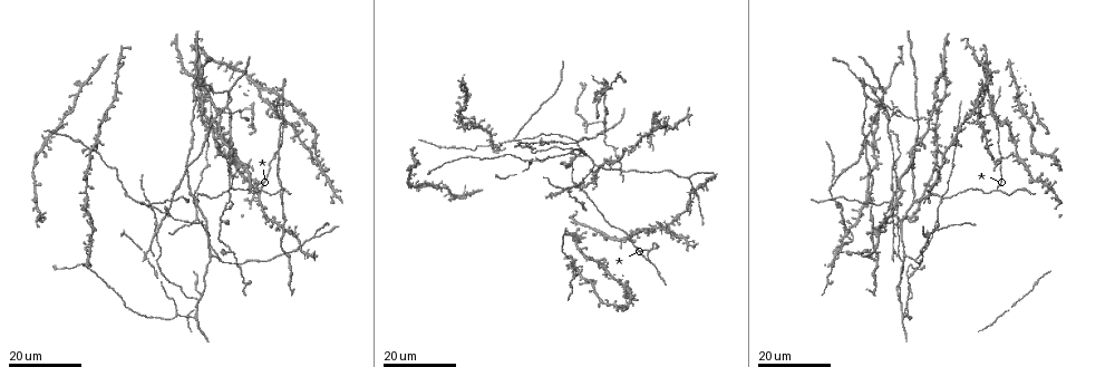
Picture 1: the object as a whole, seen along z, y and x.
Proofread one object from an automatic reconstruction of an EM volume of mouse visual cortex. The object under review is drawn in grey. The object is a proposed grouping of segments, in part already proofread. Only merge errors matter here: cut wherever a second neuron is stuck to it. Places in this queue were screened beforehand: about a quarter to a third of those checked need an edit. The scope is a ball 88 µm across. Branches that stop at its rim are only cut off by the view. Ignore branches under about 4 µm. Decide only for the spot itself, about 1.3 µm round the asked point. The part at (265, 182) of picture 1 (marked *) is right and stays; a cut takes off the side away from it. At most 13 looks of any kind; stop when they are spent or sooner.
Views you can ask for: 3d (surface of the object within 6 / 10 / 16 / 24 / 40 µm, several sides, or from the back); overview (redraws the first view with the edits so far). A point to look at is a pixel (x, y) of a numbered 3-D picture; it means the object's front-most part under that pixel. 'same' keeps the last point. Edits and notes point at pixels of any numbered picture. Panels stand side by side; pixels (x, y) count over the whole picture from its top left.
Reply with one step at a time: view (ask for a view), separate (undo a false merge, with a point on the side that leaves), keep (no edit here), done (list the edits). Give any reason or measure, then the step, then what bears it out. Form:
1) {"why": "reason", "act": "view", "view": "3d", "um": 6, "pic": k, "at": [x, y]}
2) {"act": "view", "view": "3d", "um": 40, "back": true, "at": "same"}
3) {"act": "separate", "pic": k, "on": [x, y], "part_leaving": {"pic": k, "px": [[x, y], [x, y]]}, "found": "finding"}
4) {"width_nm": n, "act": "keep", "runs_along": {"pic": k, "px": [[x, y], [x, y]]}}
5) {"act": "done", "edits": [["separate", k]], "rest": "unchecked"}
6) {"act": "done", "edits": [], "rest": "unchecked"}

{"why": "branch point", "act": "view", "view": "3d", "um": 16, "pic": 1, "at": [929, 237]}

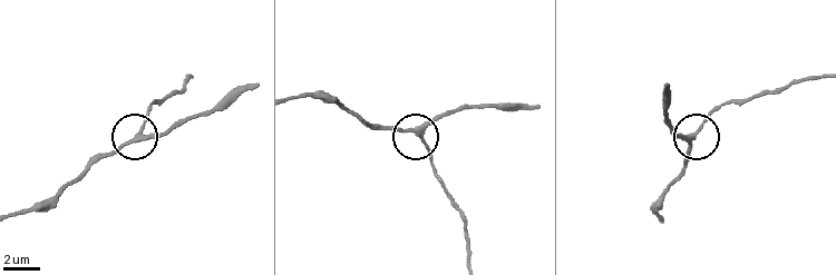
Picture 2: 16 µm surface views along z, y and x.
{"act": "view", "view": "3d", "um": 6, "pic": 2, "at": [141, 134]}

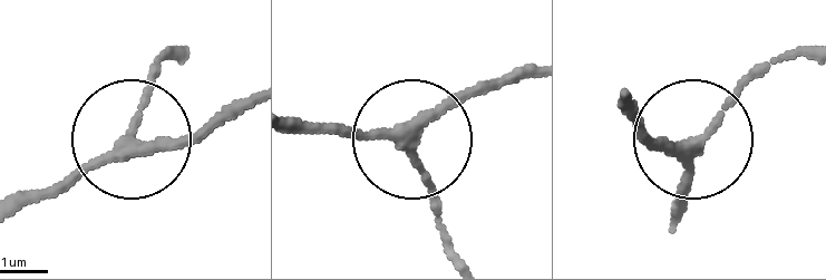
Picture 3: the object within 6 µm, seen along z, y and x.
{"side_arm_um": 8, "arms": 3, "act": "keep", "found": "all the same neuron"}

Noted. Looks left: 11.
{"why": "four arms meet", "act": "view", "view": "3d", "um": 24, "pic": 1, "at": [904, 258]}

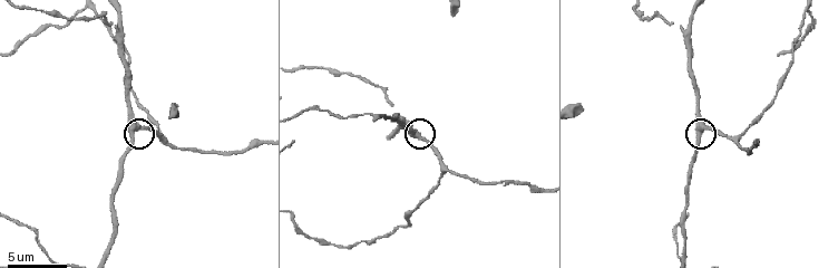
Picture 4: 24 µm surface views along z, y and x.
{"act": "view", "view": "3d", "um": 6, "pic": 4, "at": [704, 127]}

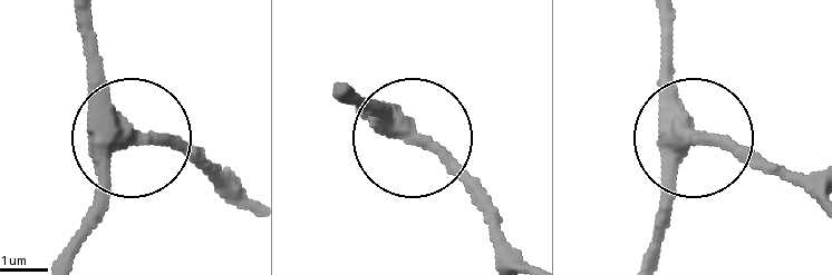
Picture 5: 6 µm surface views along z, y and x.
{"side_arm_um": 58, "act": "keep", "found": "one neuron here"}

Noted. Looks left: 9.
{"why": "a fork", "act": "view", "view": "3d", "um": 24, "pic": 1, "at": [902, 316]}

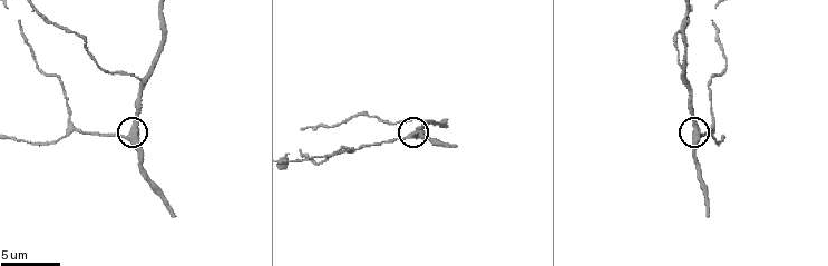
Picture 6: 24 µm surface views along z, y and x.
{"act": "view", "view": "3d", "um": 6, "pic": 6, "at": [130, 136]}

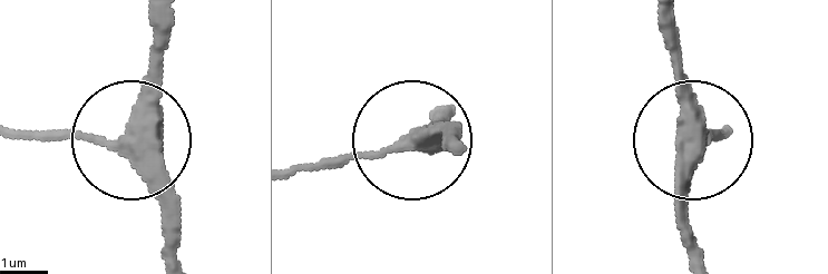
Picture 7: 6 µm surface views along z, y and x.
{"arms": 3, "act": "keep", "runs_along": {"pic": 7, "px": [[171, 20], [158, 104], [135, 152], [178, 244]]}, "found": "all the same neuron"}

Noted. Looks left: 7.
{"why": "looks like a crossing", "act": "view", "view": "3d", "um": 16, "pic": 1, "at": [287, 231]}

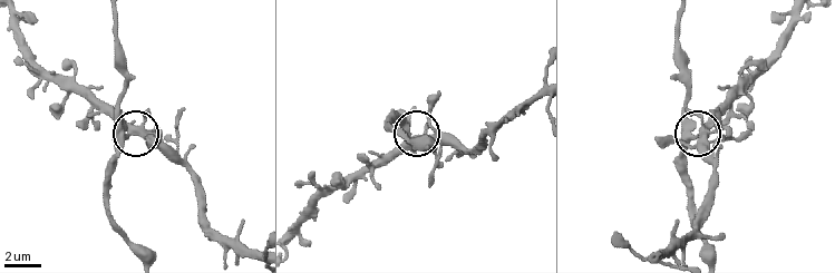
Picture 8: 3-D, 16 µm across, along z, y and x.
{"act": "view", "view": "3d", "um": 10, "pic": 8, "at": [413, 132]}

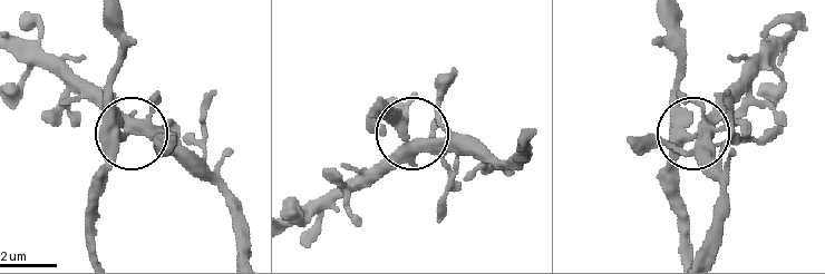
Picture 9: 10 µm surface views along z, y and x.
{"width_nm": 390, "act": "separate", "pic": 9, "on": [110, 79], "part_leaving": {"pic": 9, "px": [[109, 118], [116, 12]]}, "found": "two neurons meet here"}

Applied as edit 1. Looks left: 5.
{"why": "three arms meet", "act": "view", "view": "3d", "um": 10, "pic": 4, "at": [369, 242]}

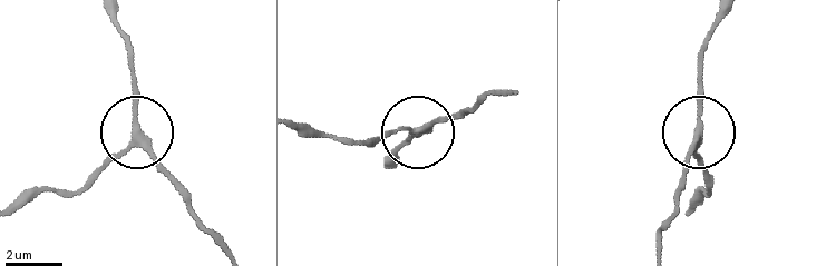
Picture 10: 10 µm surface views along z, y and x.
{"why": "closer look", "act": "view", "view": "3d", "um": 6, "pic": 10, "at": [134, 137]}

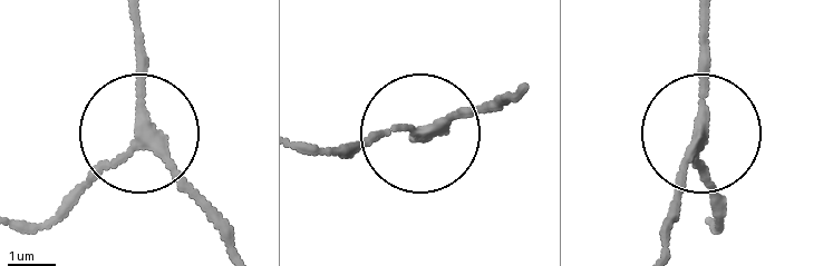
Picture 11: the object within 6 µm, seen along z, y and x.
{"side_arm_um": 11, "act": "keep", "runs_along": {"pic": 11, "px": [[662, 247], [698, 136], [722, 232]]}, "found": "one neuron here"}

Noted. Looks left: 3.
{"why": "branch point", "act": "view", "view": "3d", "um": 16, "pic": 1, "at": [637, 247]}

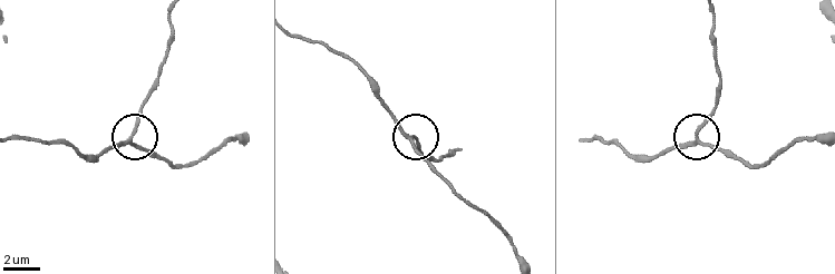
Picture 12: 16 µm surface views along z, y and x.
{"act": "view", "view": "3d", "um": 10, "pic": 12, "at": [410, 138]}

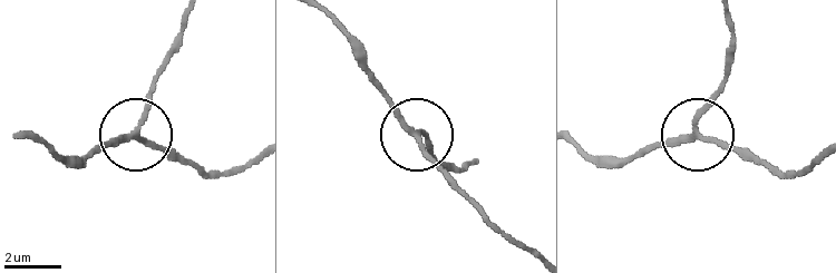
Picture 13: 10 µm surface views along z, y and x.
{"arms": 3, "act": "keep", "runs_along": {"pic": 13, "px": [[729, 74], [696, 129], [765, 163]]}, "found": "continuous, no second neuron"}

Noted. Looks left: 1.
{"act": "done", "edits": [["separate", 9]], "rest": "unchecked"}

